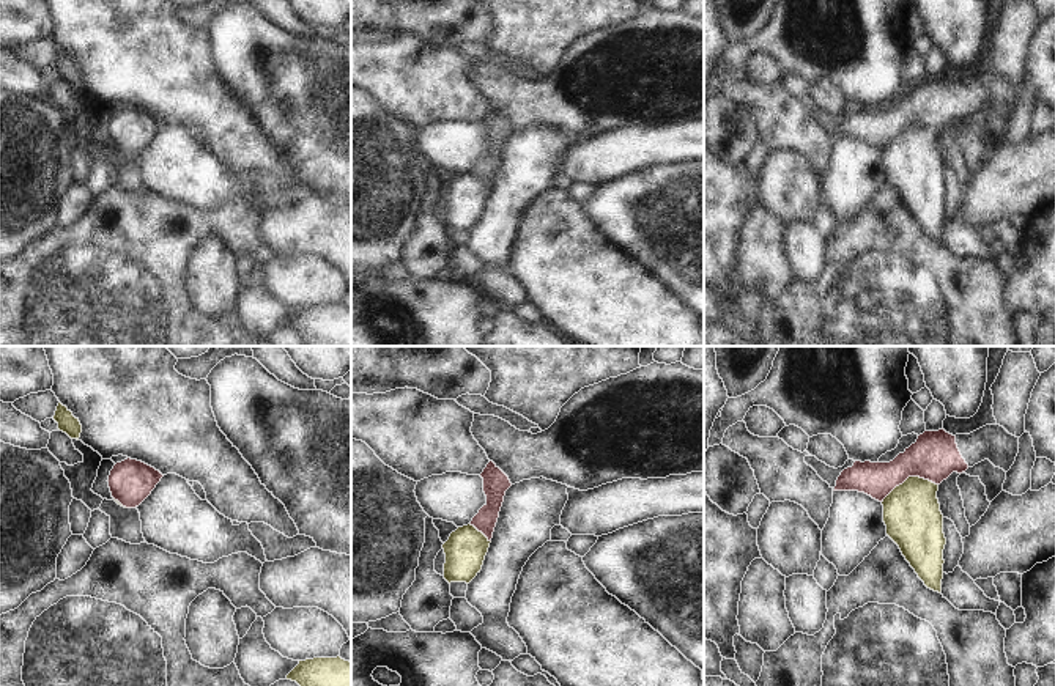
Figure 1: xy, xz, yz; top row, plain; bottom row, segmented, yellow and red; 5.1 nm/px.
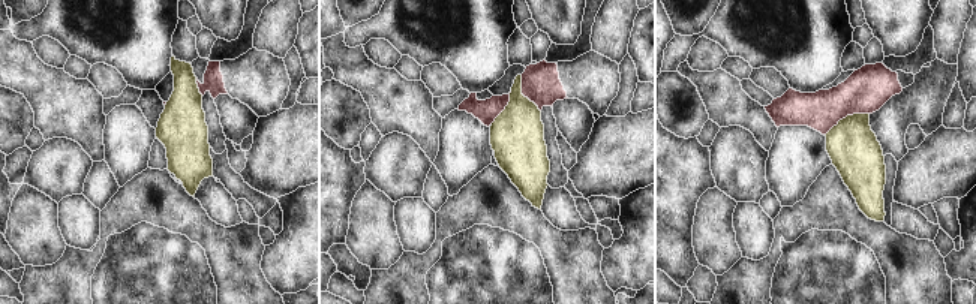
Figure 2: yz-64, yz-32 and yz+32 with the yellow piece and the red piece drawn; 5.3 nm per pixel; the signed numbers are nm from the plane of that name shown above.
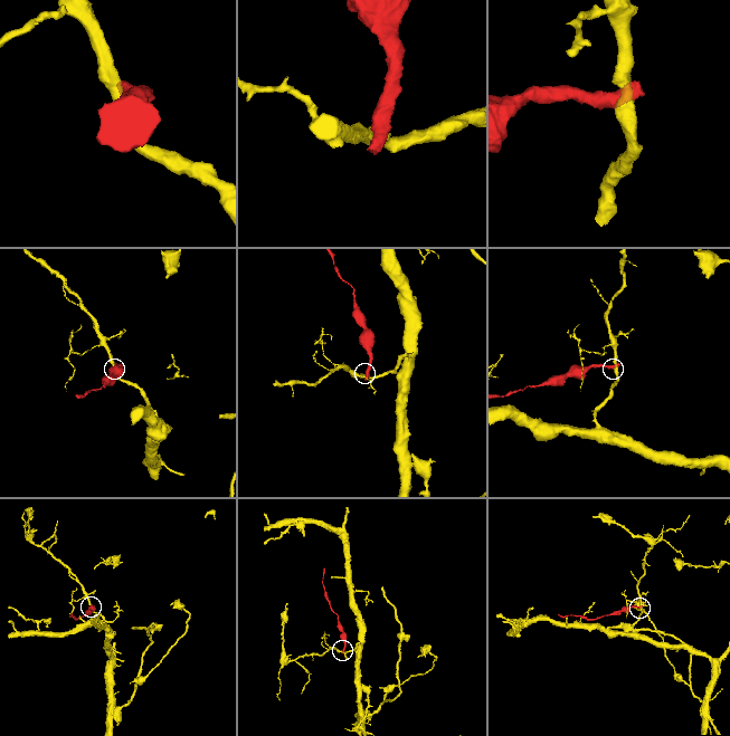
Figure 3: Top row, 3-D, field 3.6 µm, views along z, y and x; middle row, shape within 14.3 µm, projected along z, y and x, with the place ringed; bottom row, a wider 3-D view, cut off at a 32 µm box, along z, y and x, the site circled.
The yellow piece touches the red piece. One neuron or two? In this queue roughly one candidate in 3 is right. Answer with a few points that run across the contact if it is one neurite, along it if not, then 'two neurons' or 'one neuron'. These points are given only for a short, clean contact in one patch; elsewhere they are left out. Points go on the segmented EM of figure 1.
line yz (937, 483), (928, 479), (907, 477), (882, 502); two neurons

